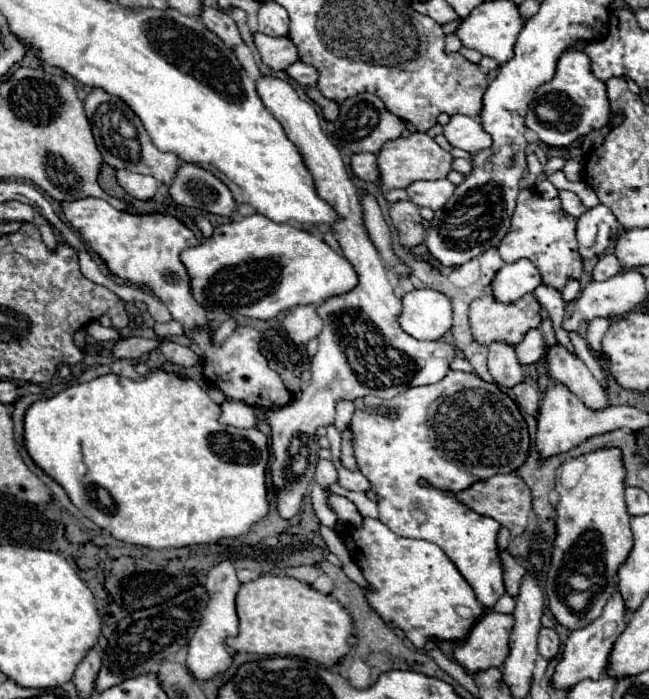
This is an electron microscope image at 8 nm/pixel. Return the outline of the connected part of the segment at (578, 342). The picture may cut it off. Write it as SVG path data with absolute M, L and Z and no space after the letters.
M569 332L569 338L571 338L571 344L573 344L576 355L583 360L596 380L604 389L606 389L608 387L606 375L603 372L601 365L592 355L587 340L585 340L579 332Z

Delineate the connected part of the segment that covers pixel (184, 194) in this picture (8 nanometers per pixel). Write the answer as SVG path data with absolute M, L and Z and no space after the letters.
M181 162L169 194L177 204L199 208L219 216L231 216L231 212L235 210L235 200L229 188L197 164Z

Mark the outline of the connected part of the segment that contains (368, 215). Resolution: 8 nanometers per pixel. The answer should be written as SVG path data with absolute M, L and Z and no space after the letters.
M363 196L361 198L361 204L363 204L363 210L365 210L365 228L367 228L373 244L381 252L385 264L395 274L407 274L407 268L399 262L399 258L391 250L391 234L389 234L389 228L387 228L385 220L383 220L381 208L377 206L375 198L373 196Z

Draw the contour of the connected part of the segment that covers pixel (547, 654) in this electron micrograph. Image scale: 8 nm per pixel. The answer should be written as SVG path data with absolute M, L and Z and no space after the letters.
M541 628L539 632L539 654L545 658L545 660L551 660L557 656L559 652L559 636L553 628Z

